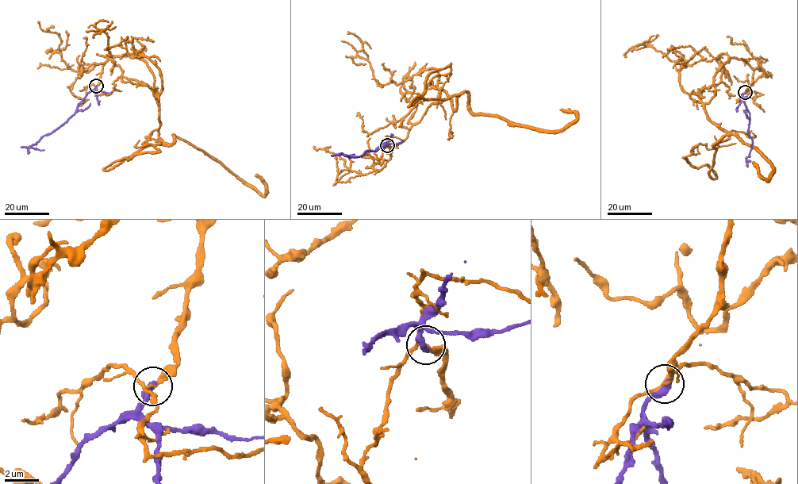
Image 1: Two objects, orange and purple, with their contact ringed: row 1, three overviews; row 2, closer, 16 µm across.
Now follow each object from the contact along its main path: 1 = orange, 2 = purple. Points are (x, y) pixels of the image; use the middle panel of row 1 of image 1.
1: (387, 145), (390, 154), (440, 90), (454, 110), (458, 94), (408, 105), (450, 66), (446, 119)
2: (387, 145), (383, 143), (376, 151), (366, 150), (357, 157), (340, 153), (354, 154)

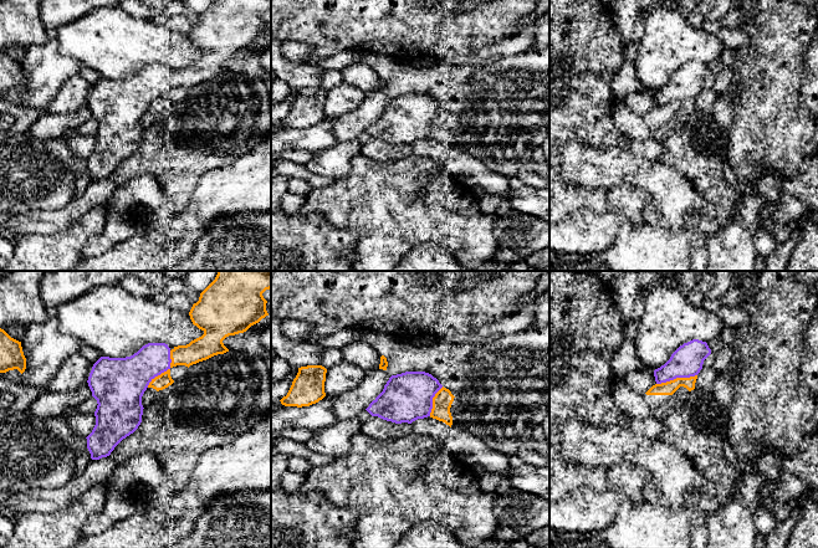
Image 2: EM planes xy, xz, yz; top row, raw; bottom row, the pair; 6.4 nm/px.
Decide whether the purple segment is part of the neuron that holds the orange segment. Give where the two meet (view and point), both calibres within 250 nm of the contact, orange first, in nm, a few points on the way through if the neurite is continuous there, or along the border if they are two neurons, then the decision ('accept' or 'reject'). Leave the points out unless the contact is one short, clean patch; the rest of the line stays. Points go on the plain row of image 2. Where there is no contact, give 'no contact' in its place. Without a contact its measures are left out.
contact xy (167, 92); calibres 90 and 260 nm; accept

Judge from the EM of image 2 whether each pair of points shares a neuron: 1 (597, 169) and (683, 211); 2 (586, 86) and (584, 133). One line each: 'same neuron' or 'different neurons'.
1: same neuron
2: same neuron

